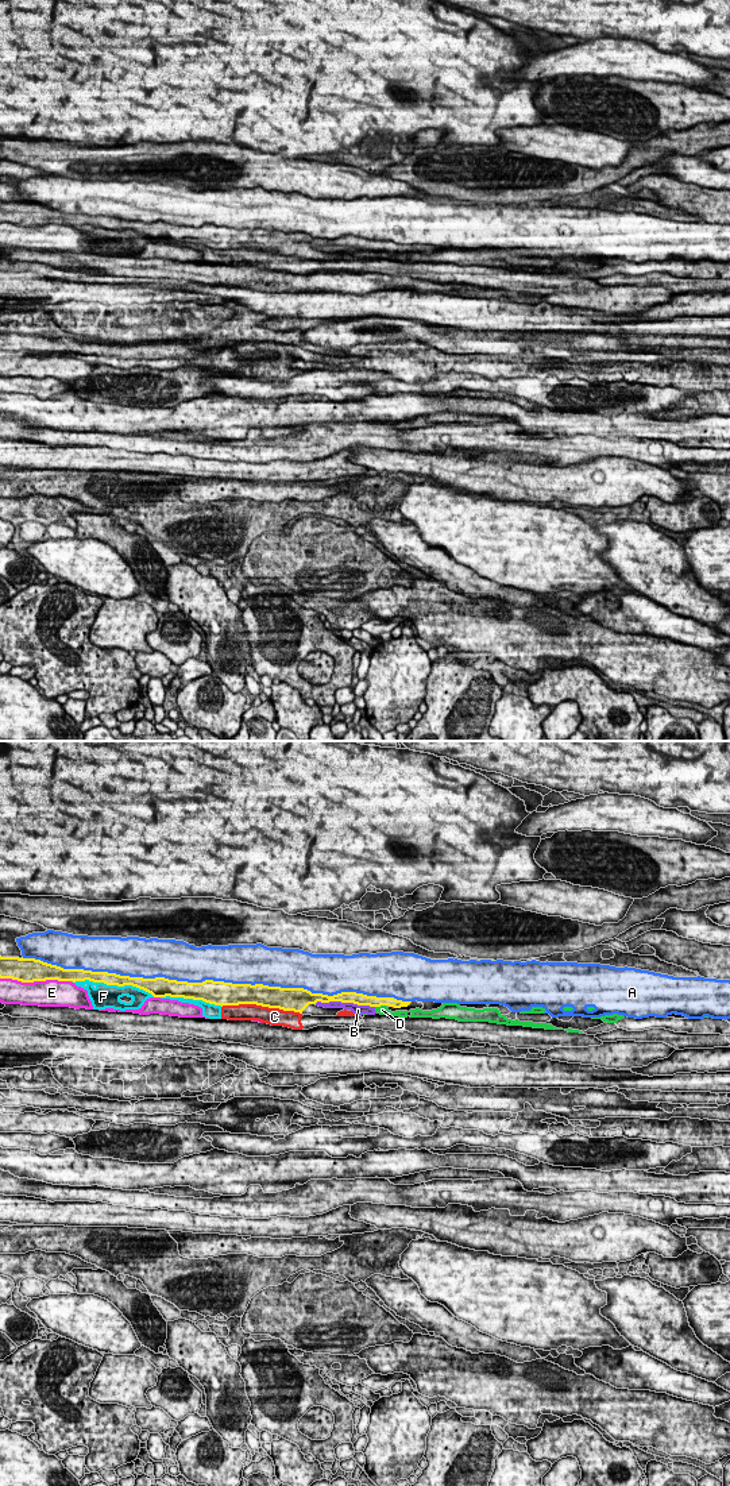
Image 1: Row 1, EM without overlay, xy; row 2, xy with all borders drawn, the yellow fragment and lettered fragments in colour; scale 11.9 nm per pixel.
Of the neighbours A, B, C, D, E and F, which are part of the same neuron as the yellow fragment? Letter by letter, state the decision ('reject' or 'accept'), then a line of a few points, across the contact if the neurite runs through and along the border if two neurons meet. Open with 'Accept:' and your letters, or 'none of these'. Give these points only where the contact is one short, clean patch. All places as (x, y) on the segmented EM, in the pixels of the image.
Accept: none of these
A: reject
B: reject; line xy (315, 1003), (352, 1002), (374, 1007)
C: reject
D: reject
E: reject
F: reject

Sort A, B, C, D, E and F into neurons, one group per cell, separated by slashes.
A / B D / C F / E

